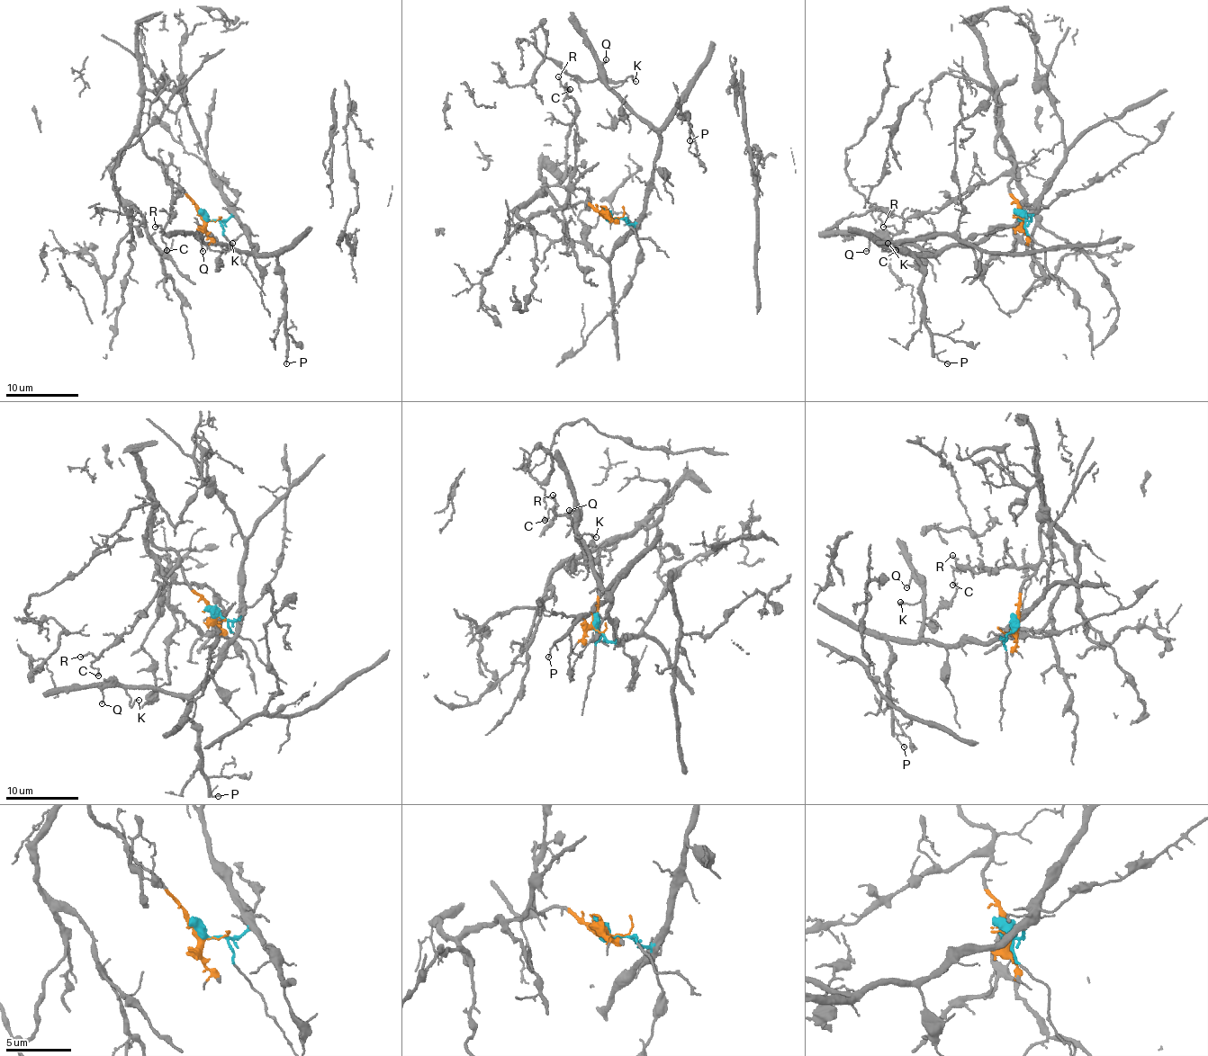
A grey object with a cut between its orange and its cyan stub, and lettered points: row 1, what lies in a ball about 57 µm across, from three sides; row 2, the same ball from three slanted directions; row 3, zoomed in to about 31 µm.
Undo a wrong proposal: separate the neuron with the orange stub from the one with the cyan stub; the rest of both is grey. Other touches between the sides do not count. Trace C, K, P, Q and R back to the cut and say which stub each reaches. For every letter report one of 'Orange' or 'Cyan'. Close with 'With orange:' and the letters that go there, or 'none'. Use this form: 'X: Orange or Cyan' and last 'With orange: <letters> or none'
C: Orange
K: Cyan
P: Cyan
Q: Cyan
R: Orange
With orange: C, R

